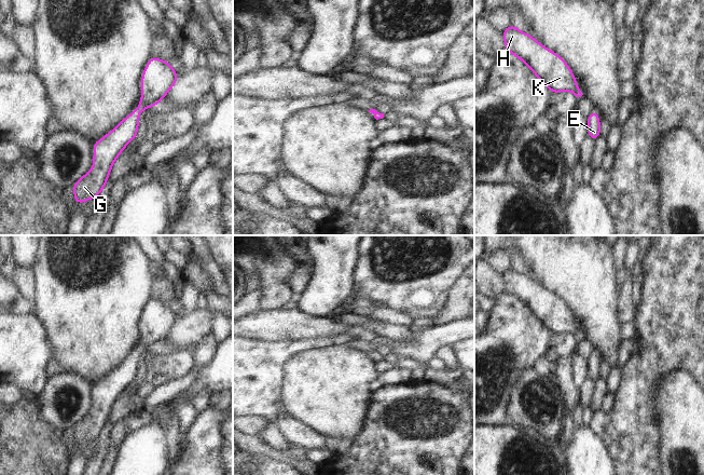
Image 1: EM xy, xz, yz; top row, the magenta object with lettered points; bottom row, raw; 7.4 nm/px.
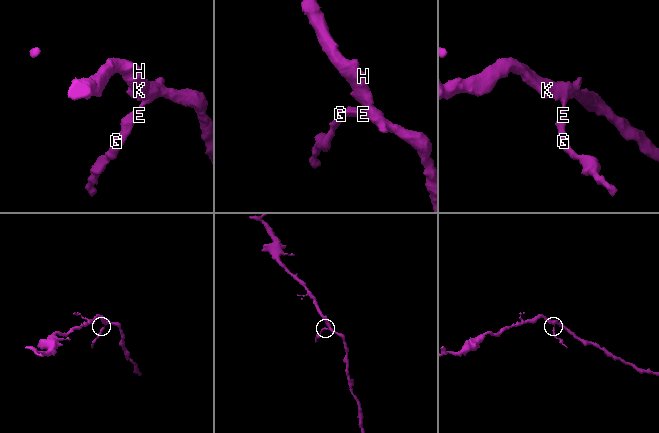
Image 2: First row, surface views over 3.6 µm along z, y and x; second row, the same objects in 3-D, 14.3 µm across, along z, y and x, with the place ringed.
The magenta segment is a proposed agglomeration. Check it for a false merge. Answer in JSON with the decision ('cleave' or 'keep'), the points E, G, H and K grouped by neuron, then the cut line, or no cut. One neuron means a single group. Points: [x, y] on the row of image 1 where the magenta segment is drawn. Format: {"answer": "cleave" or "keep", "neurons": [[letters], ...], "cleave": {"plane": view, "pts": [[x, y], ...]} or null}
{"answer": "keep", "neurons": [["E", "G", "H", "K"]], "cleave": null}

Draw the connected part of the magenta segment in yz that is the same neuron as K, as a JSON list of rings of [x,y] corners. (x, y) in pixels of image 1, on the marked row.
[[[514,25],[502,32],[506,50],[523,60],[554,94],[572,92],[577,99],[584,98],[576,79],[564,59],[546,49],[532,36],[521,32]]]

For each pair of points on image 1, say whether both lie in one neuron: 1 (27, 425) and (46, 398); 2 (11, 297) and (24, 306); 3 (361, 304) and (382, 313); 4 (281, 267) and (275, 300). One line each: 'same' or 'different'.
1: different
2: same
3: same
4: same

